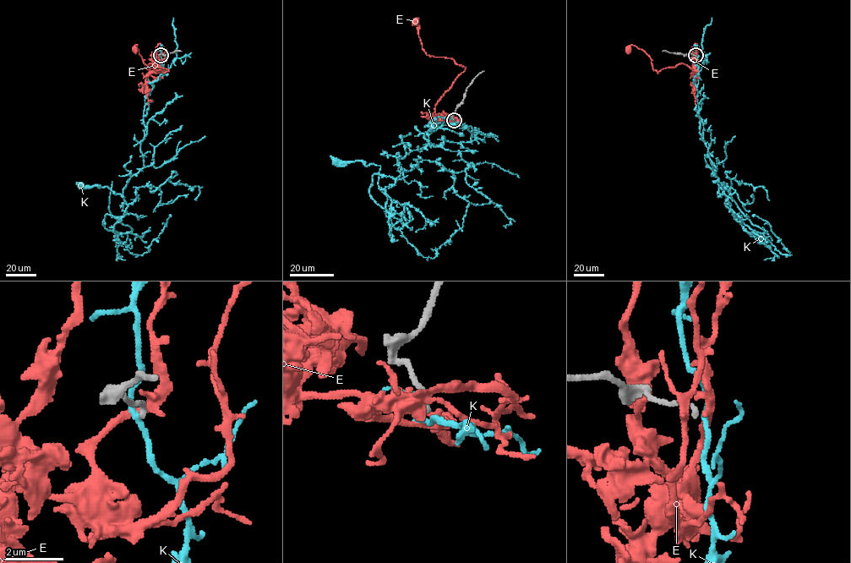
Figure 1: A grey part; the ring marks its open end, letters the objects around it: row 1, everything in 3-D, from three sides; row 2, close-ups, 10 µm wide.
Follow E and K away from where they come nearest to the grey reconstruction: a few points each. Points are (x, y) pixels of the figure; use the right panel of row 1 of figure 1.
E: (696, 55), (692, 68), (680, 63), (657, 73), (653, 70), (651, 57), (642, 50), (630, 45), (629, 49)
K: (696, 56), (694, 82), (700, 133), (710, 162), (733, 217), (751, 234), (764, 232), (743, 214), (724, 185)

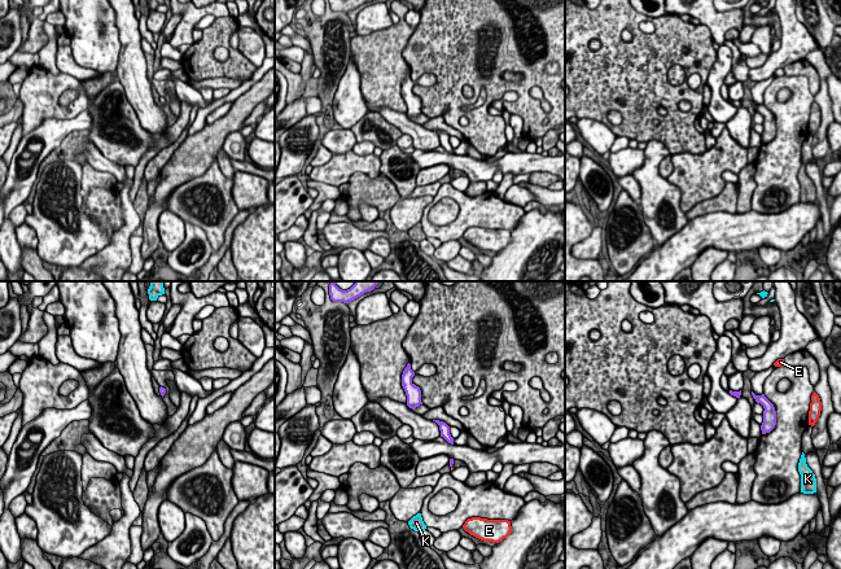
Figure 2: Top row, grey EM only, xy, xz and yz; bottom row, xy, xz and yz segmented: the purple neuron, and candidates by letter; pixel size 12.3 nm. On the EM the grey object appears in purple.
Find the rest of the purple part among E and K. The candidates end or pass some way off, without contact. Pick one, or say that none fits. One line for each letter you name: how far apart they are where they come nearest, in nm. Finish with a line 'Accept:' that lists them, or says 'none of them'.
E: 380 nm
Accept: E

